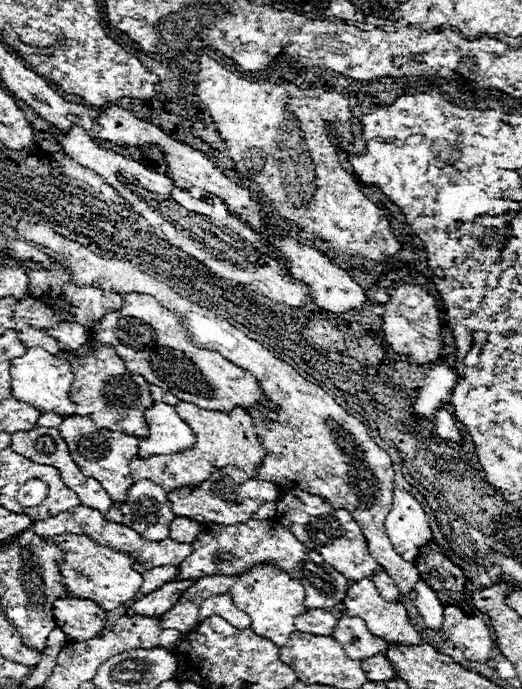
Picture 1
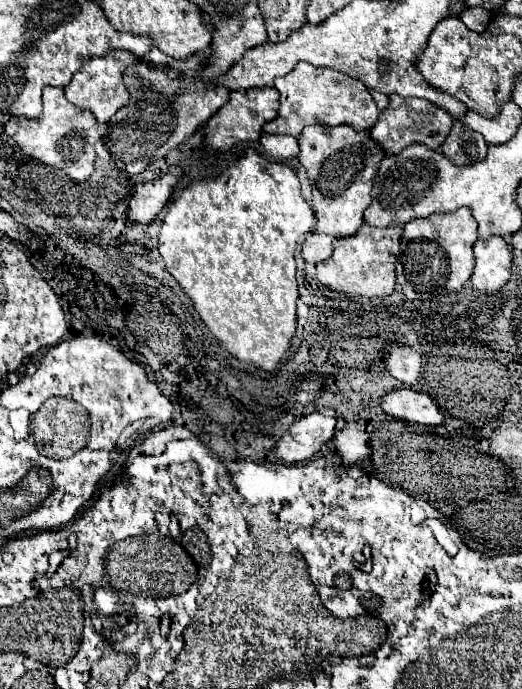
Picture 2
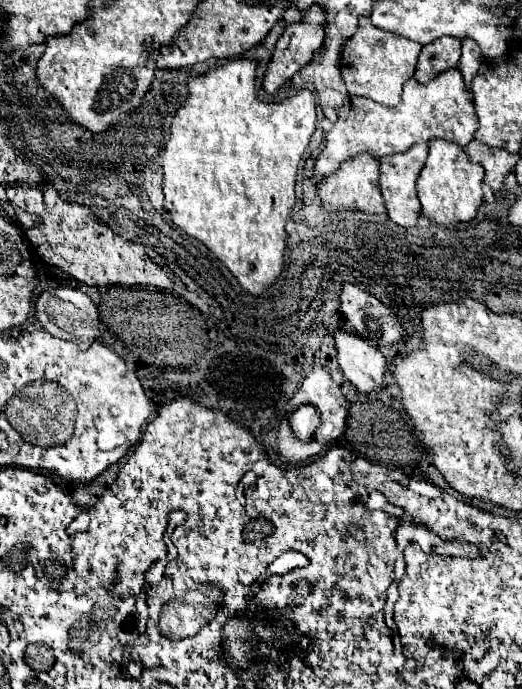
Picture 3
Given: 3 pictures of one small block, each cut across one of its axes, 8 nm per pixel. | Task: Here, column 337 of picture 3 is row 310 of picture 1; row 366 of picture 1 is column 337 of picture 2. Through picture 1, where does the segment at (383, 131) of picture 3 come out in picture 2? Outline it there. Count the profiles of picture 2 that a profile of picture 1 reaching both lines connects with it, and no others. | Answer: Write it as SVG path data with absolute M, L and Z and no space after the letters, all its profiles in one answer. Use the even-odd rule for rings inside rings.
M344 124L338 128L304 128L298 144L298 160L306 168L308 180L312 184L312 202L316 216L316 228L304 240L302 256L304 262L318 264L330 258L336 238L354 236L354 232L358 232L358 228L364 224L362 214L372 202L372 180L384 156L382 152L378 152L378 148L374 148L374 144L370 144L368 130L354 132Z

